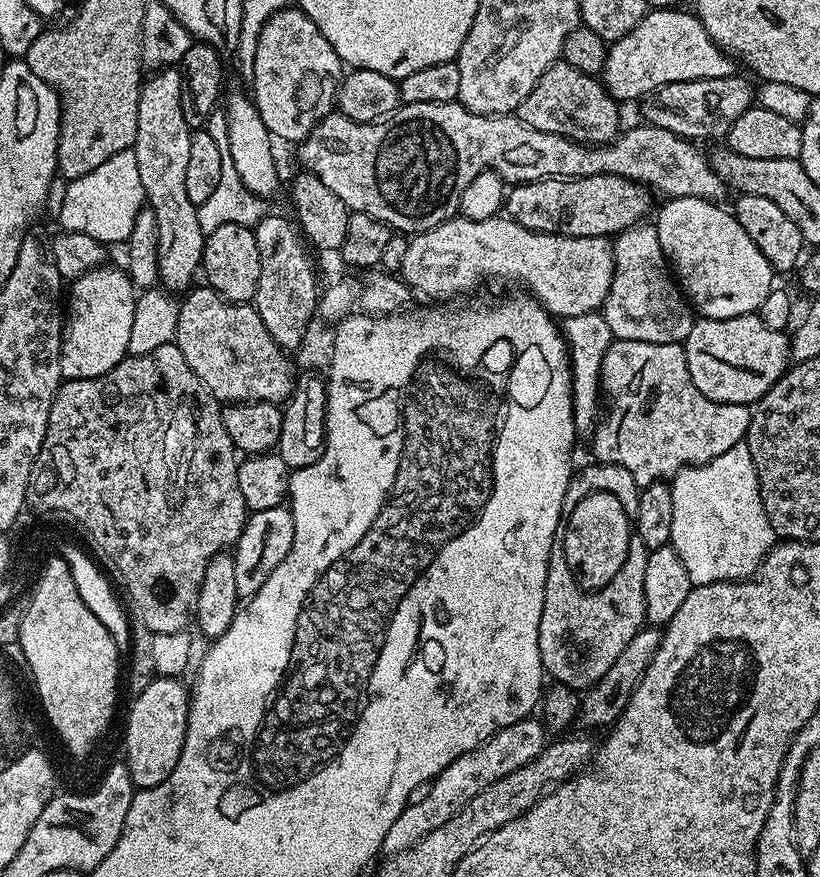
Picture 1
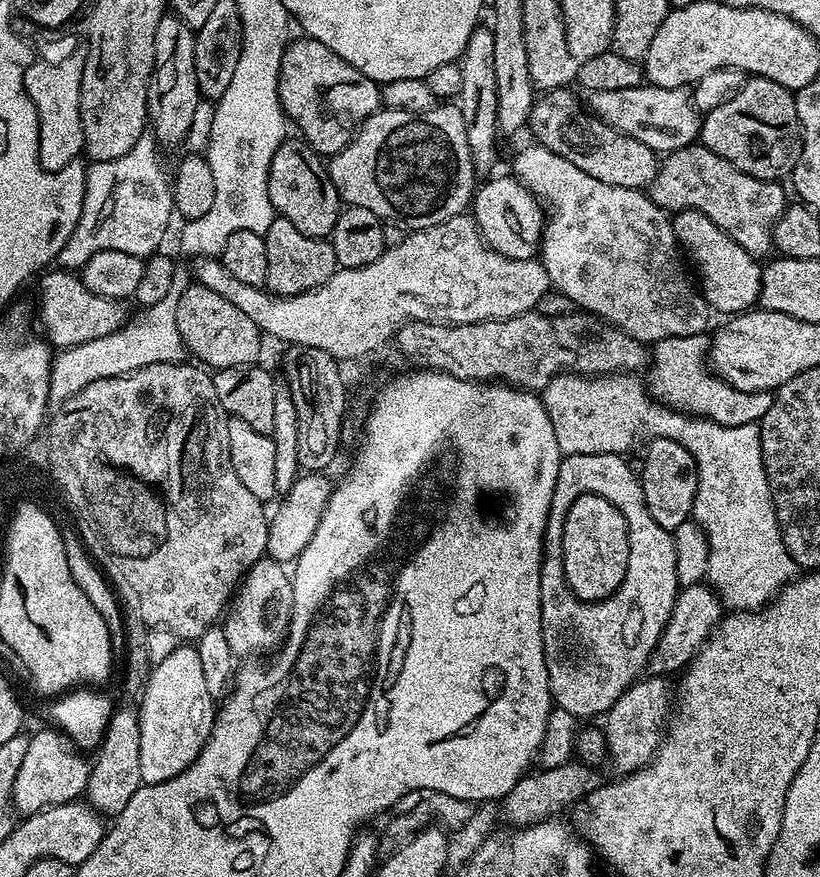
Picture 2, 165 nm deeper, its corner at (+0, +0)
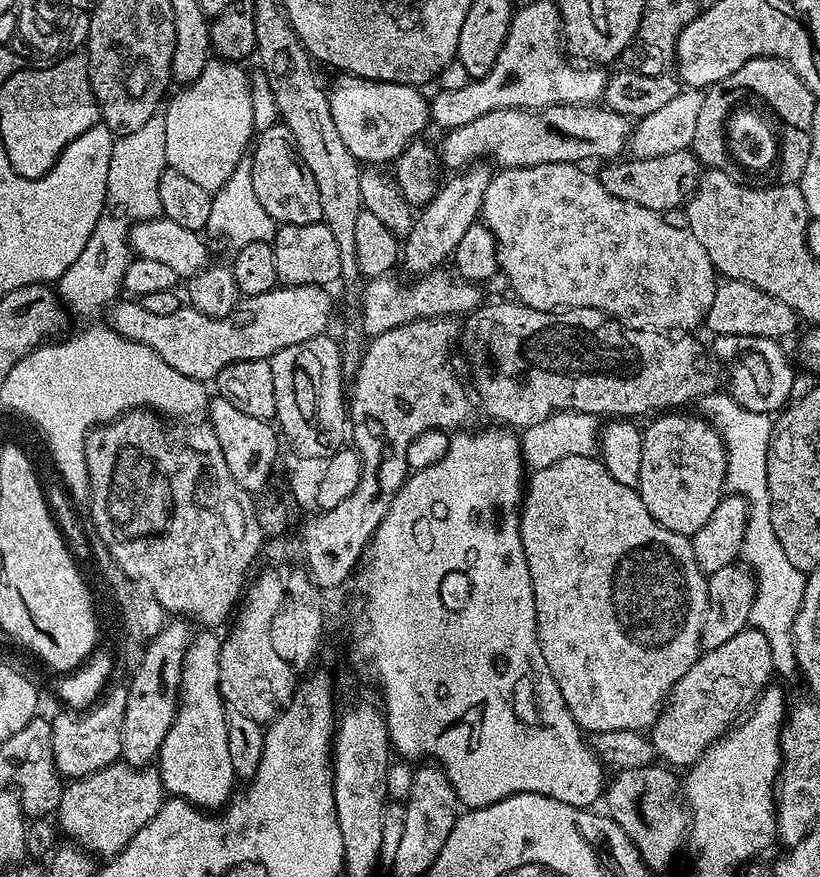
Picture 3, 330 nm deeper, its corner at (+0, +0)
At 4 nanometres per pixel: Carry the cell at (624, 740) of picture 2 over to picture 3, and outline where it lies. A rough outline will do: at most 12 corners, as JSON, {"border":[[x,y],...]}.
{"border":[[754,627],[701,651],[650,729],[691,766],[773,679]]}

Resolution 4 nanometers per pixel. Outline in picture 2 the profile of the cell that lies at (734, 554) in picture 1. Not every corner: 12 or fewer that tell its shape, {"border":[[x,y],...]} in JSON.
{"border":[[636,374],[544,387],[561,457],[642,439],[692,455],[707,583],[754,612],[796,579],[756,424],[722,426]]}

